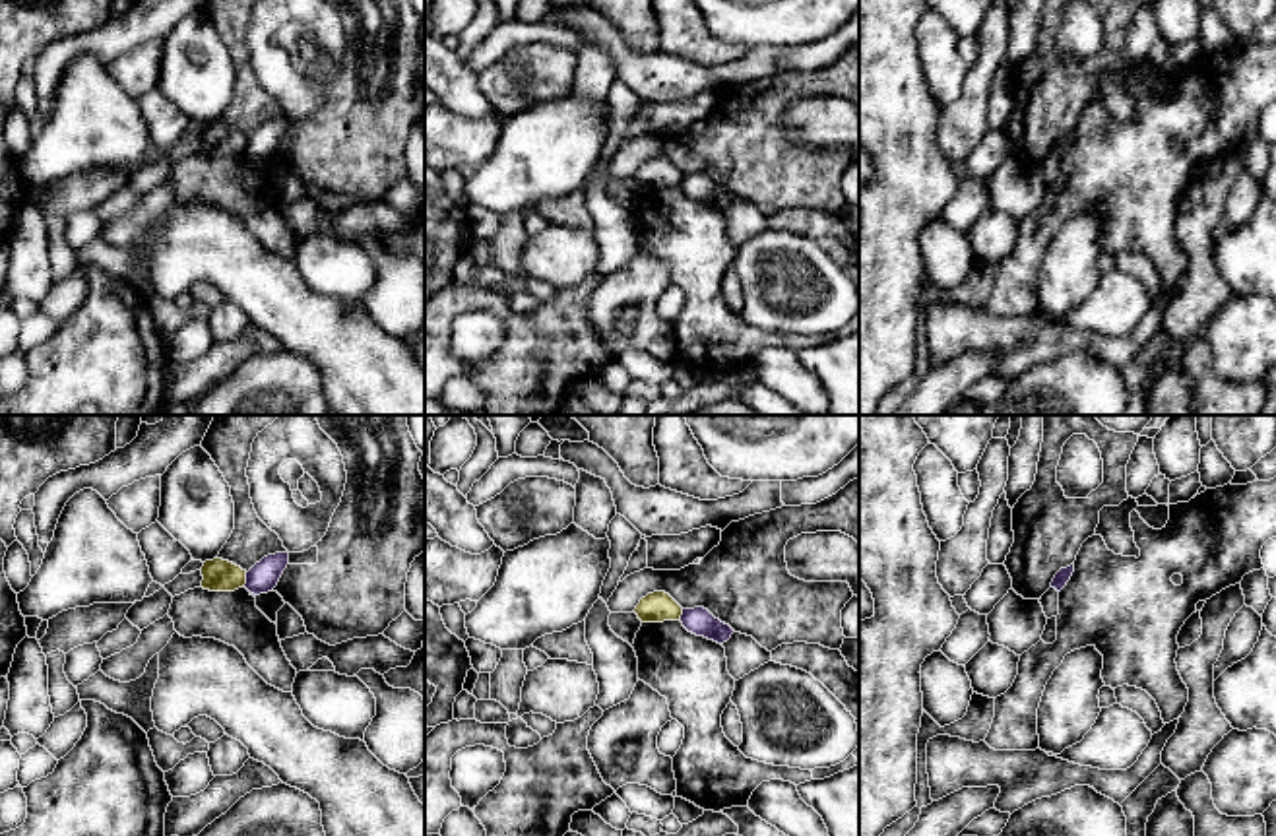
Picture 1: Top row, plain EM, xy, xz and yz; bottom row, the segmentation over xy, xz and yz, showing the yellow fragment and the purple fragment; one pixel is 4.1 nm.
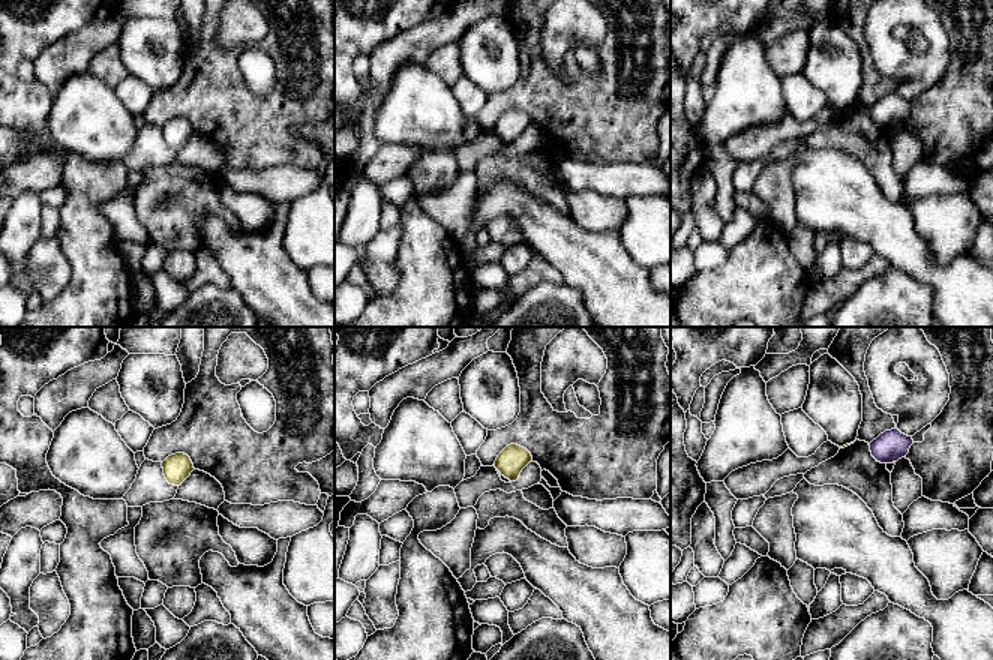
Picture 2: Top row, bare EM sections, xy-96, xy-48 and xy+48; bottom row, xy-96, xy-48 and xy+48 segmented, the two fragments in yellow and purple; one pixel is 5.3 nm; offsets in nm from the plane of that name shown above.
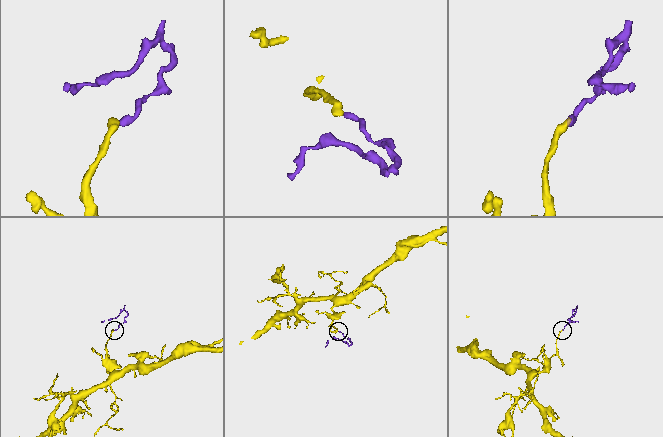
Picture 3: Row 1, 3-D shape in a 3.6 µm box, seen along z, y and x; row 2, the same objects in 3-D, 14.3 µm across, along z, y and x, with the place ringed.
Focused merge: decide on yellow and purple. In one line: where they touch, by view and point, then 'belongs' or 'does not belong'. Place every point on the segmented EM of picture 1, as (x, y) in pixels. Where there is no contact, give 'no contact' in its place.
xy (245, 580) | does not belong

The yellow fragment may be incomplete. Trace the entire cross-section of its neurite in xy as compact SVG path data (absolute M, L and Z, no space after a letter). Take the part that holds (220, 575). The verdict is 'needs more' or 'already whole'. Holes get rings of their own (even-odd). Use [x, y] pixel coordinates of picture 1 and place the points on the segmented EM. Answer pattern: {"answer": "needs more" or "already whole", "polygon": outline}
{"answer": "already whole", "polygon": "M223 559L206 561L202 576L202 588L209 592L235 592L246 584L246 570Z"}

